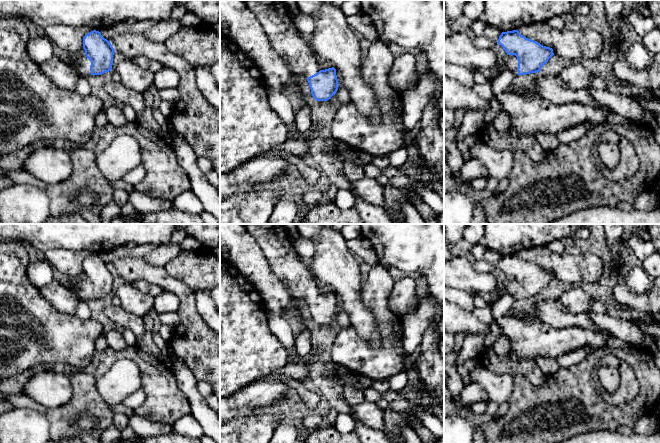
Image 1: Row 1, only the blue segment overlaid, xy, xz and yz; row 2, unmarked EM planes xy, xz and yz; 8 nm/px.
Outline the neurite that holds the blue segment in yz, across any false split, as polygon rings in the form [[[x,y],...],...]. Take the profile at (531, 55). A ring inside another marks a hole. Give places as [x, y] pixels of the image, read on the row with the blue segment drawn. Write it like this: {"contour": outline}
{"contour": [[[518,30],[502,32],[497,43],[507,54],[492,69],[493,79],[507,69],[513,70],[516,75],[540,72],[542,66],[554,55],[552,48],[526,38]]]}

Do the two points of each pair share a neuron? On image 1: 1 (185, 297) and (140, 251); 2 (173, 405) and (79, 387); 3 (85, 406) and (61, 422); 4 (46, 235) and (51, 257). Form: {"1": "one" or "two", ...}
{"1": "two", "2": "two", "3": "one", "4": "two"}

